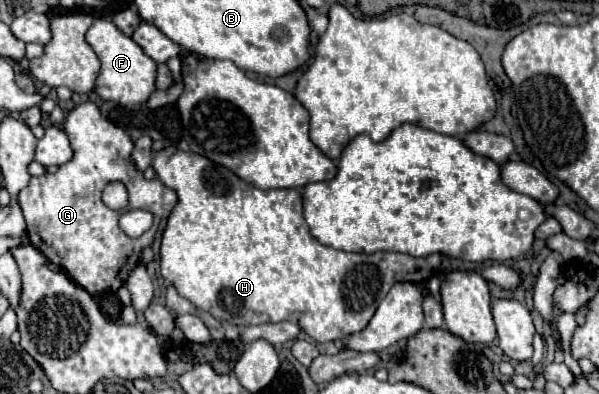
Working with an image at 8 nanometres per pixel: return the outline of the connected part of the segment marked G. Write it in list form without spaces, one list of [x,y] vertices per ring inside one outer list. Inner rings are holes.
[[[87,101],[73,107],[65,117],[63,131],[71,141],[73,159],[61,165],[57,173],[33,177],[19,193],[29,239],[53,265],[65,269],[65,273],[87,293],[117,291],[125,283],[129,271],[137,267],[143,247],[151,245],[161,217],[171,213],[177,195],[157,177],[147,181],[143,173],[133,169],[133,161],[129,161],[129,153],[133,151],[129,133],[107,121],[95,103]],[[111,181],[121,181],[127,187],[127,209],[153,213],[153,225],[141,237],[125,235],[117,225],[121,211],[103,205],[101,189]]]

